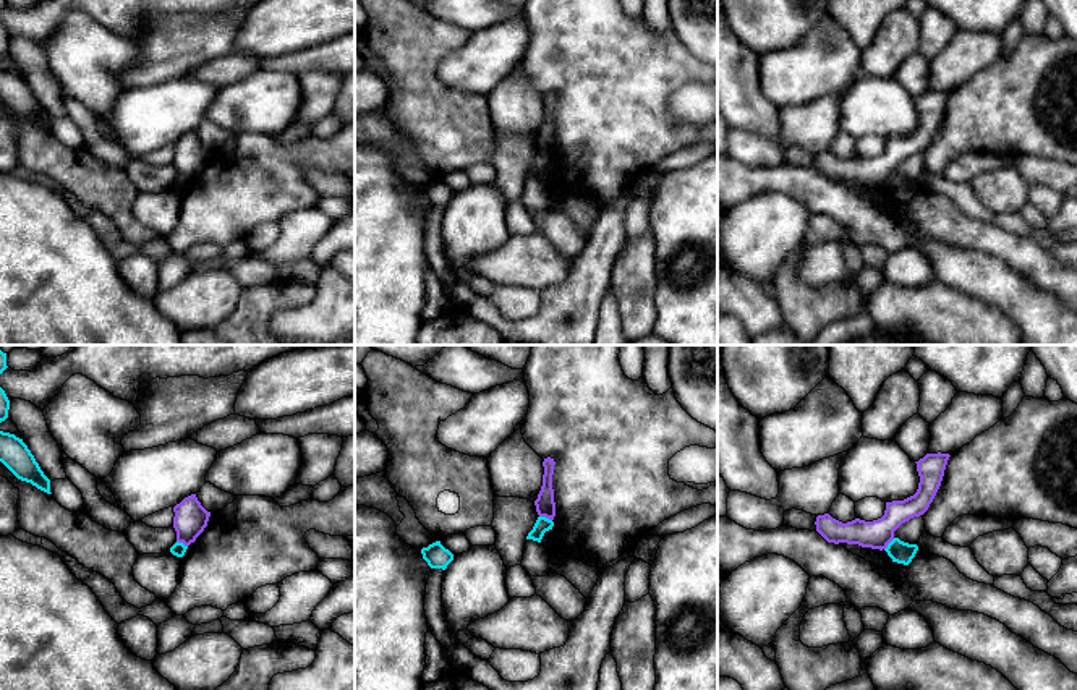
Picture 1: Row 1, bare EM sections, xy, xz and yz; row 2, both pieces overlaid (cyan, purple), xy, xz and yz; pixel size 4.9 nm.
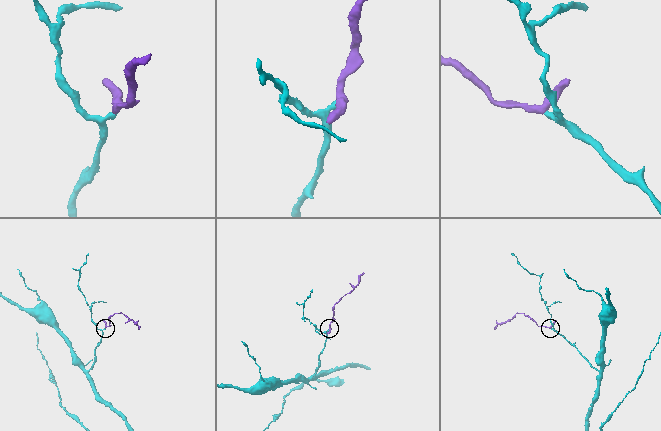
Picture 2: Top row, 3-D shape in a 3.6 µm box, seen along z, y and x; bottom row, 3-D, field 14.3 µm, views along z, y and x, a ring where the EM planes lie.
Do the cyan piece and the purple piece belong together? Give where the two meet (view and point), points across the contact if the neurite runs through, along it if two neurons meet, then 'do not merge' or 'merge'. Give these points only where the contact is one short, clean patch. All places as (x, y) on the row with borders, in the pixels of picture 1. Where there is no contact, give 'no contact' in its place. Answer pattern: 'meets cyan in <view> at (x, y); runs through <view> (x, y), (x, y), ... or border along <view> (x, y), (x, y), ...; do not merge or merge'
meets cyan in xz at (544, 517); border along xz (540, 515), (551, 520); do not merge

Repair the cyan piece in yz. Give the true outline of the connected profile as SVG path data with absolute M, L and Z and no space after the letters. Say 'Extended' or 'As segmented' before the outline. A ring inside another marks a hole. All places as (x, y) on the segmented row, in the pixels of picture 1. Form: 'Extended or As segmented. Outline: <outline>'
As segmented. Outline: M894 538L884 551L892 559L892 562L909 565L918 551L918 546Z

